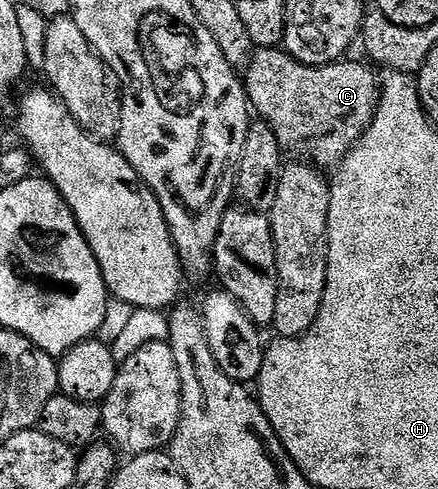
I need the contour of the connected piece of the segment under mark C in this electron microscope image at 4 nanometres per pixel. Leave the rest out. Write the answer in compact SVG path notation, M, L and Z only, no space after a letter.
M281 48L254 49L243 70L245 94L256 117L265 122L275 134L282 151L289 153L290 150L297 154L293 156L304 156L321 168L336 167L365 135L377 111L379 78L376 73L373 75L375 70L372 65L364 66L361 62L349 61L332 62L329 66L308 66L295 60Z

